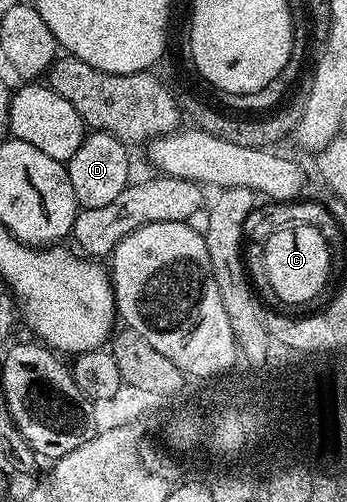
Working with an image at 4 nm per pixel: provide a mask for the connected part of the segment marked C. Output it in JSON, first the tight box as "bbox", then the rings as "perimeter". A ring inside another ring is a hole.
{"bbox":[263,224,331,306],"perimeter":[[[288,224],[266,235],[263,246],[263,270],[271,290],[283,302],[299,306],[311,302],[327,286],[331,274],[329,243],[313,224]]]}

